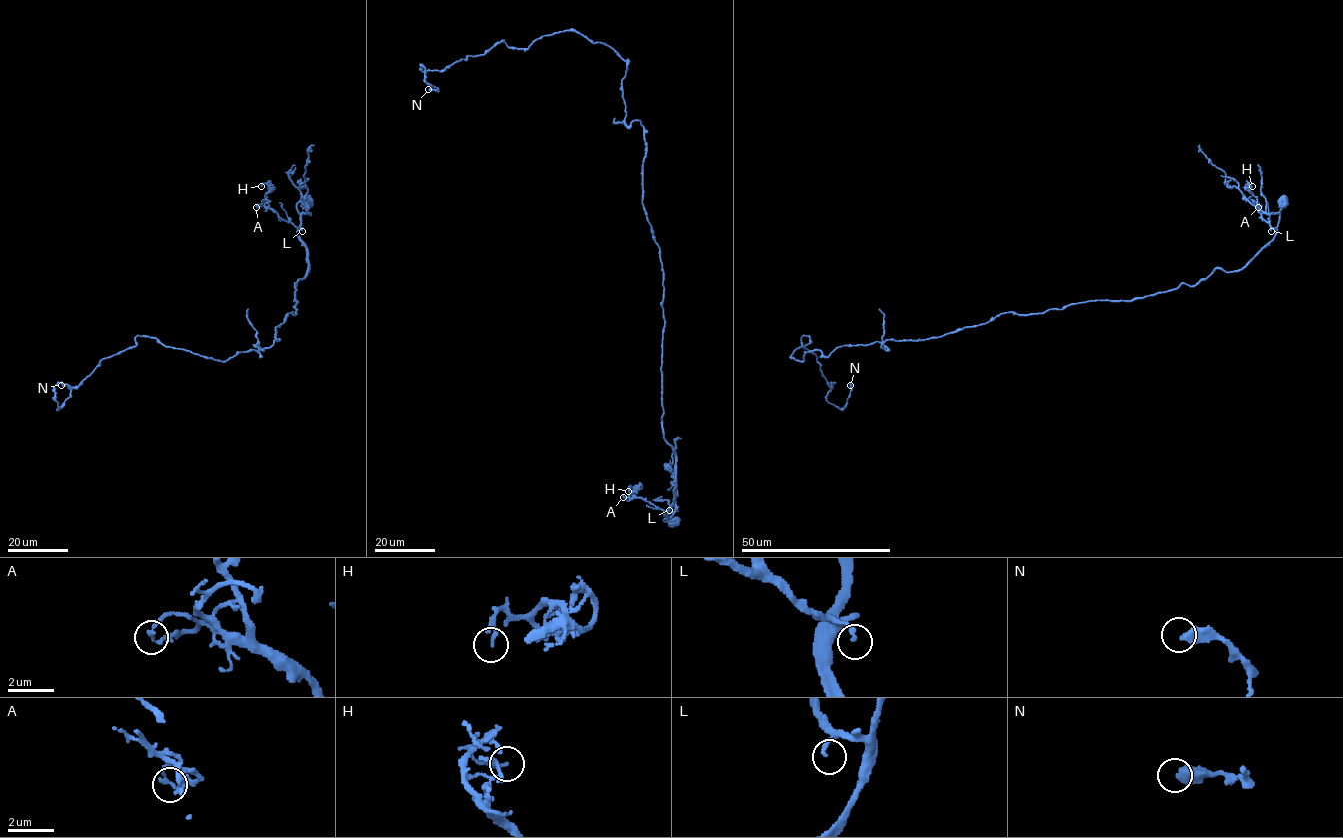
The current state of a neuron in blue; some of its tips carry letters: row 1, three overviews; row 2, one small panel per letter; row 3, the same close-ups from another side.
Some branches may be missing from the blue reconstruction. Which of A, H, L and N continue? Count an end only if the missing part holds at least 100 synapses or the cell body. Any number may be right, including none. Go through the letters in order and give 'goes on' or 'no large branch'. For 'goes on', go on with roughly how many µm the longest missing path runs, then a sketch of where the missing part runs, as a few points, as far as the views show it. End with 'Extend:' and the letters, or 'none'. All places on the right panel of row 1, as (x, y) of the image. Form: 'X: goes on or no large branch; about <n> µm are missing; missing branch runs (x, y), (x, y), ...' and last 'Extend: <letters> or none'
A: no large branch
H: no large branch
L: no large branch
N: no large branch
Extend: none

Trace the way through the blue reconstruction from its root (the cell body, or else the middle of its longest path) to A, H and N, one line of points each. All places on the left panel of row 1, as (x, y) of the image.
A: (308, 202), (299, 201), (296, 205), (299, 228), (271, 209), (260, 204), (256, 207)
H: (308, 202), (296, 205), (298, 228), (269, 207), (265, 198), (269, 189), (266, 183), (261, 186)
N: (308, 202), (296, 313), (260, 356), (137, 335), (78, 386), (58, 383), (58, 408), (61, 385)

